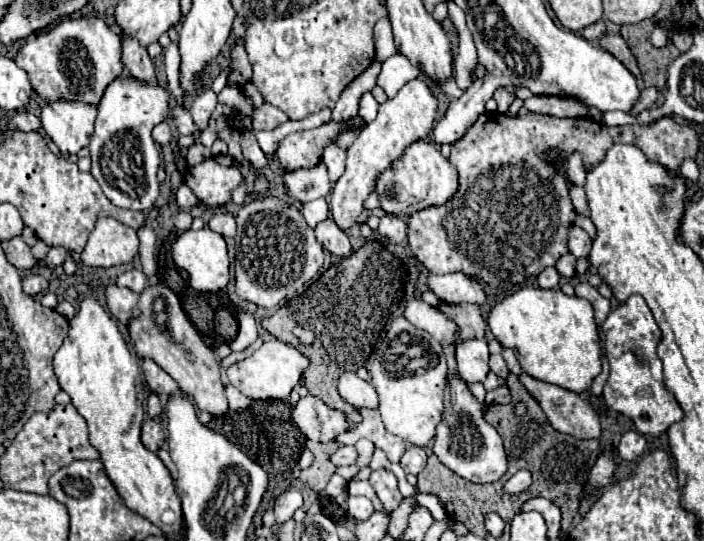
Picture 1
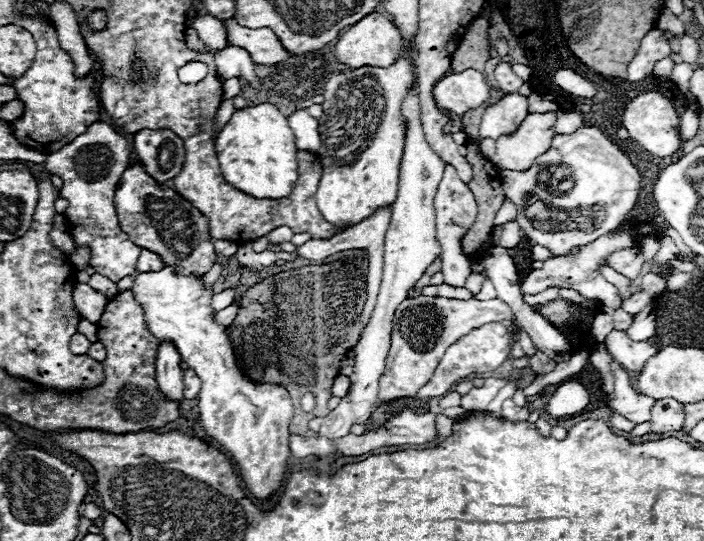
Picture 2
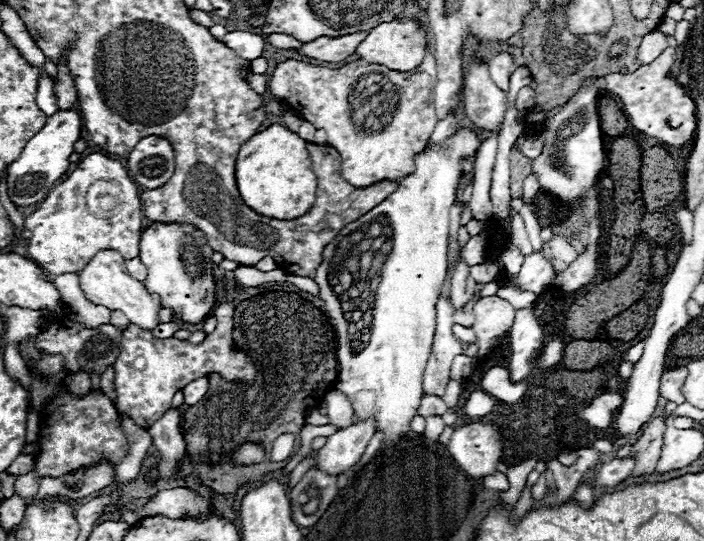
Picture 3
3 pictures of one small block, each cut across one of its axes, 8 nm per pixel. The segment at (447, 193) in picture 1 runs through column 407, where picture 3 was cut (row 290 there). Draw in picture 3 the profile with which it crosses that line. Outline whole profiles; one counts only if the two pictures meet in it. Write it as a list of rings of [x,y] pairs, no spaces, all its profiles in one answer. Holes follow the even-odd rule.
[[[154,222],[140,234],[138,248],[138,258],[148,270],[144,286],[148,292],[160,296],[164,308],[174,308],[178,318],[194,324],[210,314],[216,298],[216,264],[212,262],[212,248],[202,230],[194,224]]]

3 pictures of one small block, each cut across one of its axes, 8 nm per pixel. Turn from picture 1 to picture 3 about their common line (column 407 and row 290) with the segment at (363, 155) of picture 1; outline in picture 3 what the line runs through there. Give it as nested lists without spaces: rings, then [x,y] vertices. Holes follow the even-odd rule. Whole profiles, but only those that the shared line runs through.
[[[100,250],[92,262],[86,264],[86,268],[80,274],[80,286],[86,294],[86,298],[94,304],[102,304],[108,310],[120,310],[126,314],[126,318],[136,324],[138,328],[152,332],[160,320],[158,320],[158,312],[162,308],[160,304],[160,296],[158,294],[150,294],[146,290],[146,286],[138,280],[134,280],[124,266],[124,258],[116,252],[116,250]]]

